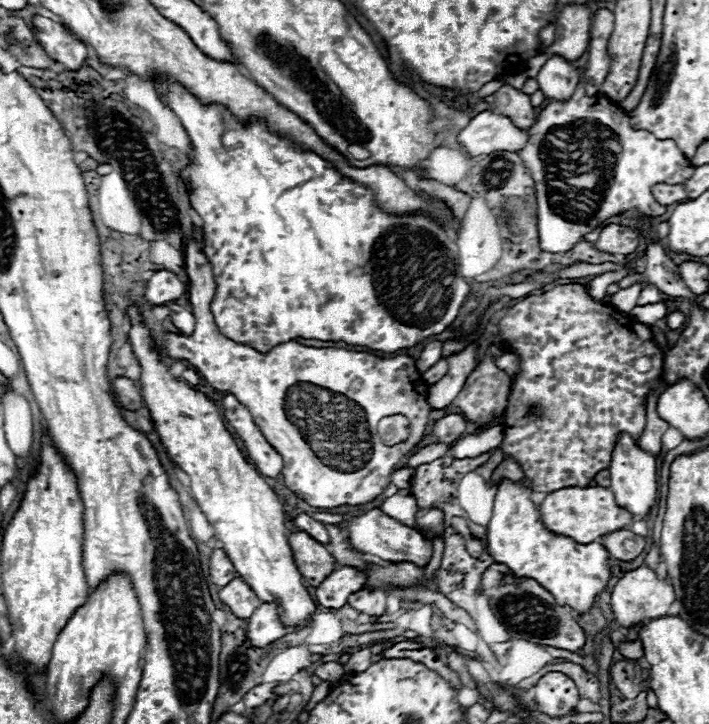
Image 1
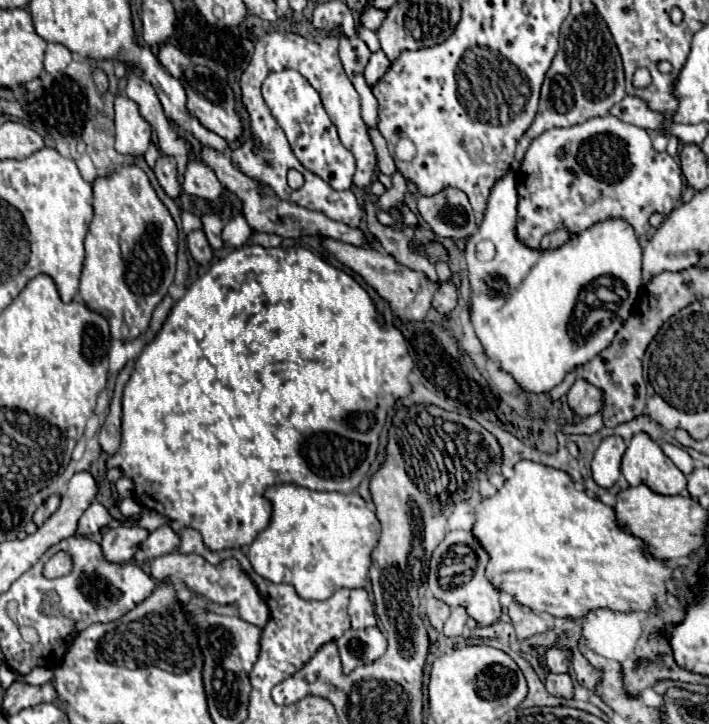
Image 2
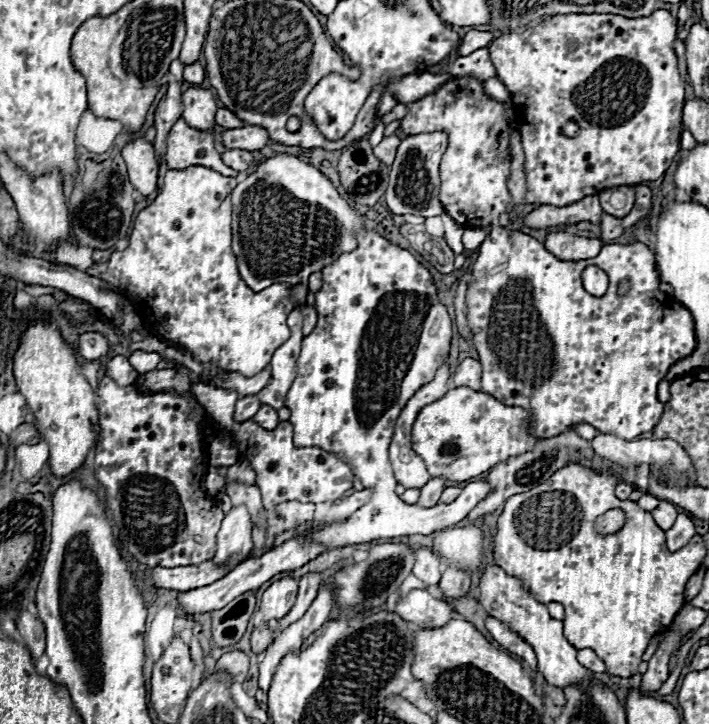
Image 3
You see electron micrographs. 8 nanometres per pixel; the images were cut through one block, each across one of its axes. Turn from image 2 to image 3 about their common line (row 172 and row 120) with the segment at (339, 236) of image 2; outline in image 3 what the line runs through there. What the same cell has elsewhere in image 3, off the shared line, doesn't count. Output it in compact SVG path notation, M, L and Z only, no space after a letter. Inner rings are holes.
M218 108L218 112L216 112L216 124L224 126L224 128L232 128L232 126L244 126L246 122L240 120L234 112L230 112L226 108Z

